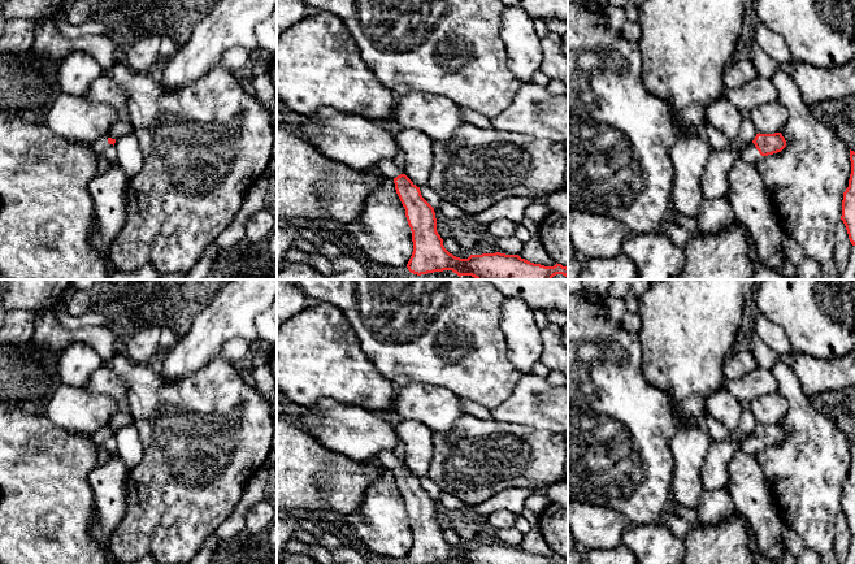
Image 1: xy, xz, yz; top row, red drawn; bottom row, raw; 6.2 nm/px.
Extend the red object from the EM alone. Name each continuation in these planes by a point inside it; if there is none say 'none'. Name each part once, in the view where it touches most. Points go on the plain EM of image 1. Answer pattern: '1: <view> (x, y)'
1: yz (750, 445)

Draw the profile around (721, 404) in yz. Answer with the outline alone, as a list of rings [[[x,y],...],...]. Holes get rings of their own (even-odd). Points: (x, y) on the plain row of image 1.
[[[724,386],[706,402],[706,415],[712,416],[730,430],[735,430],[745,407]]]

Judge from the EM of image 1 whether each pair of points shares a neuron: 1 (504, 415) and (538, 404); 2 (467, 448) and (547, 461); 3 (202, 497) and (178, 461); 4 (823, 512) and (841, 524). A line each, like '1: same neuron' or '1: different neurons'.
1: same neuron
2: same neuron
3: same neuron
4: different neurons

